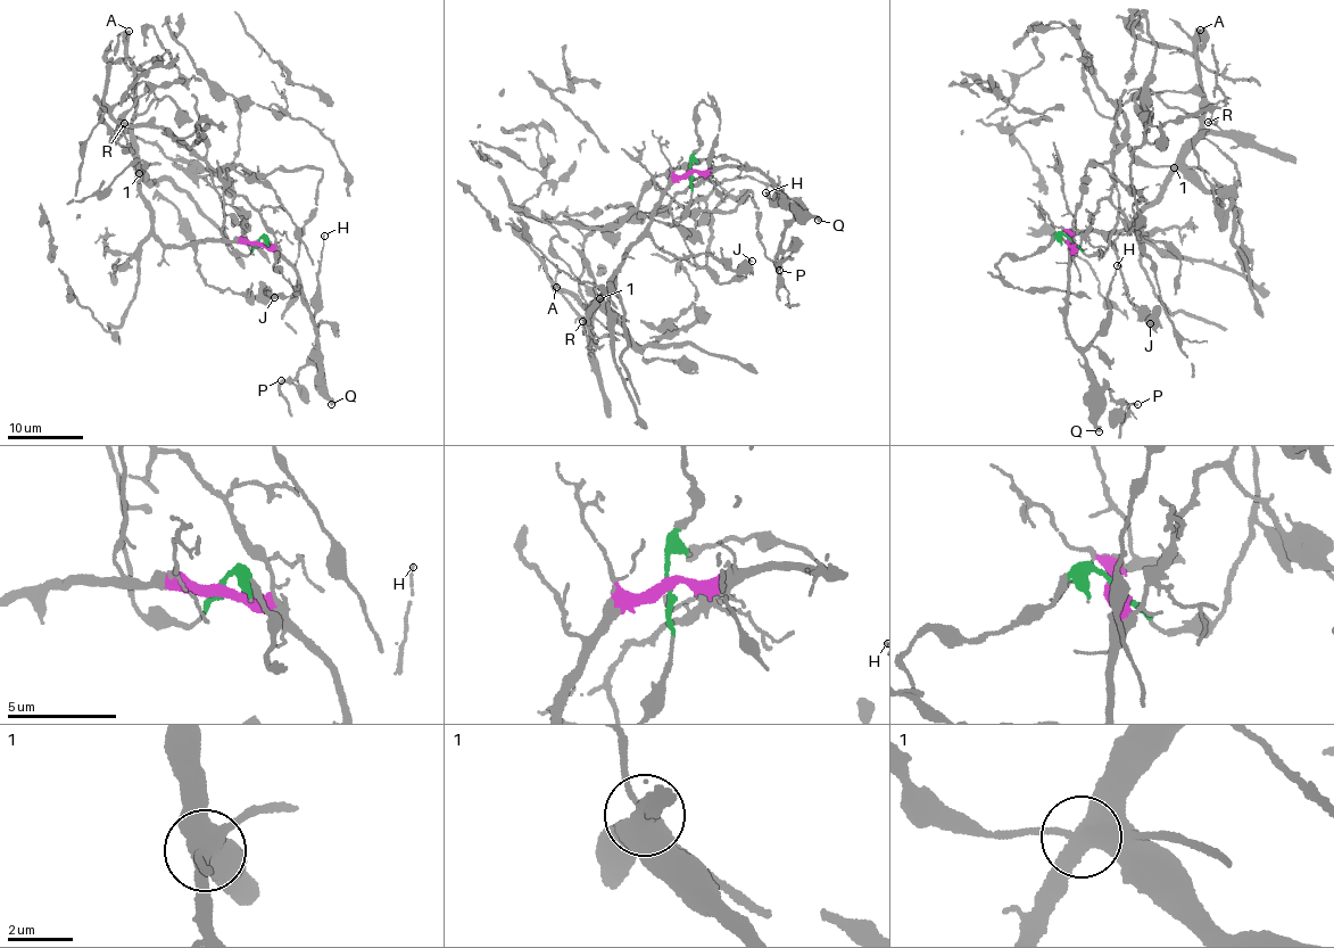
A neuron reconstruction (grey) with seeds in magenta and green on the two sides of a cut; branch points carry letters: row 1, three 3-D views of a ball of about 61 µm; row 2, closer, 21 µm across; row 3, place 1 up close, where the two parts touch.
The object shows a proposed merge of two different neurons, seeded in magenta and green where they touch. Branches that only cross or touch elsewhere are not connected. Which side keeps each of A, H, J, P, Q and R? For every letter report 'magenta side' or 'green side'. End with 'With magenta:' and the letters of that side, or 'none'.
A: magenta side
H: magenta side
J: magenta side
P: magenta side
Q: magenta side
R: magenta side
With magenta: A, H, J, P, Q, R

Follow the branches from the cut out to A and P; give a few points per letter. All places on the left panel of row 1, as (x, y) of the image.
A: (258, 241), (204, 238), (168, 245), (155, 233), (131, 139), (134, 81), (132, 60), (126, 54), (129, 31)
P: (258, 241), (296, 272), (316, 338), (317, 362), (312, 362), (291, 379), (281, 380)

